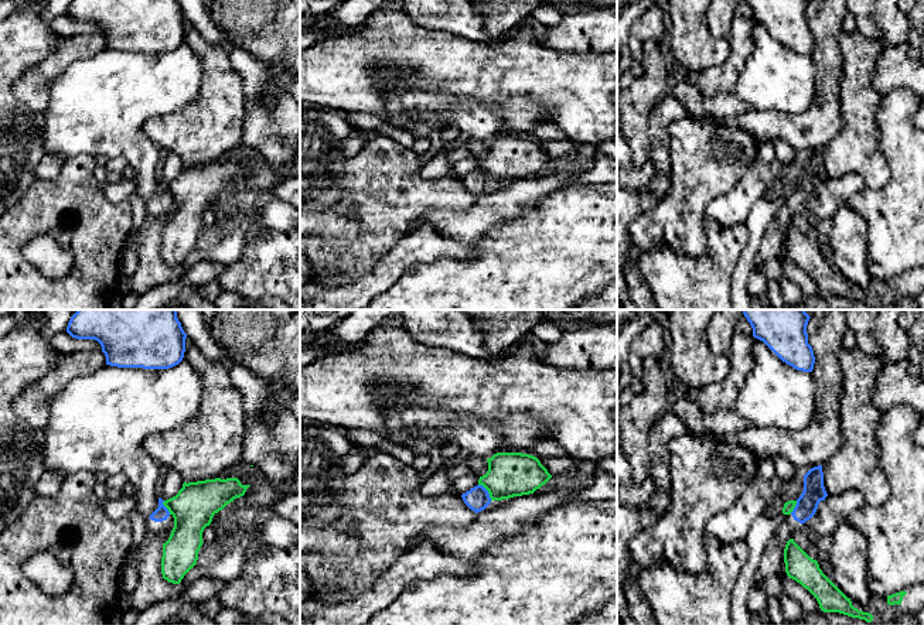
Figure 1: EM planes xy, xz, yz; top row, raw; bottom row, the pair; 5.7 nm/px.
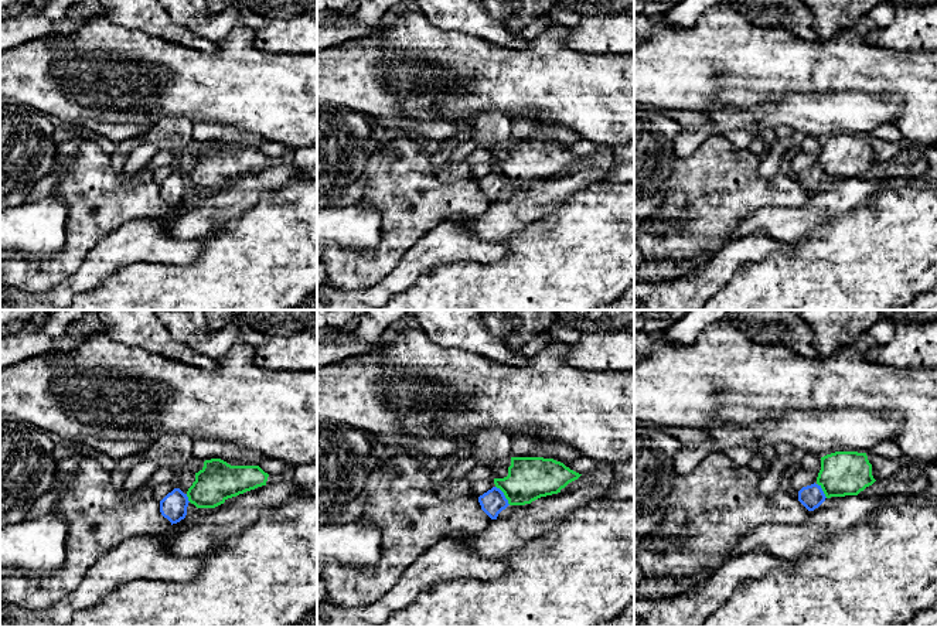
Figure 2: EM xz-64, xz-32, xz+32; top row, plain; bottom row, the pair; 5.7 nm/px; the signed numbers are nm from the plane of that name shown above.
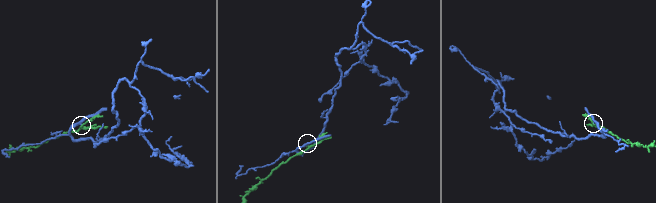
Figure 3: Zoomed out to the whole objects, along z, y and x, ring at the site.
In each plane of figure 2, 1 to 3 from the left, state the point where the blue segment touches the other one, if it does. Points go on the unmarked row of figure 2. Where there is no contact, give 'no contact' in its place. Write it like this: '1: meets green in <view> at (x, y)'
1: meets green in xz-64 at (188, 181)
2: meets green in xz-32 at (504, 177)
3: meets green in xz+32 at (823, 173)

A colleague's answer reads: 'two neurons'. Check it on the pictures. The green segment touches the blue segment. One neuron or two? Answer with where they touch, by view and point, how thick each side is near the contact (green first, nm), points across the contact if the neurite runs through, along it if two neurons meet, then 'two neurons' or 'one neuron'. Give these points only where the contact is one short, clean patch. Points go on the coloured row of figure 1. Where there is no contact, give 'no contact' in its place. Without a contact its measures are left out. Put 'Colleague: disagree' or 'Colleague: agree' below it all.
contact xz (487, 489); calibres 260 and 140 nm; border xz (478, 484), (491, 499); two neurons
Colleague: agree

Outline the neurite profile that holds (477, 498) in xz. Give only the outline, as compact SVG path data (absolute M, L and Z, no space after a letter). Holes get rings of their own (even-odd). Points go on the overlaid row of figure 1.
M477 485L461 495L464 503L475 513L484 510L490 503L491 498L488 491L483 485Z

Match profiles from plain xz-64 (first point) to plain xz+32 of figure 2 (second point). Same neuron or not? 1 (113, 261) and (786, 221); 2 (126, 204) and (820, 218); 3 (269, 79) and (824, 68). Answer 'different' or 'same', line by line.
1: different
2: different
3: same

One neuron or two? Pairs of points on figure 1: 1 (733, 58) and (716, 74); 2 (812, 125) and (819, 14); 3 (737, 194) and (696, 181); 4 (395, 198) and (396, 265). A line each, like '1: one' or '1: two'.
1: one
2: one
3: two
4: two

